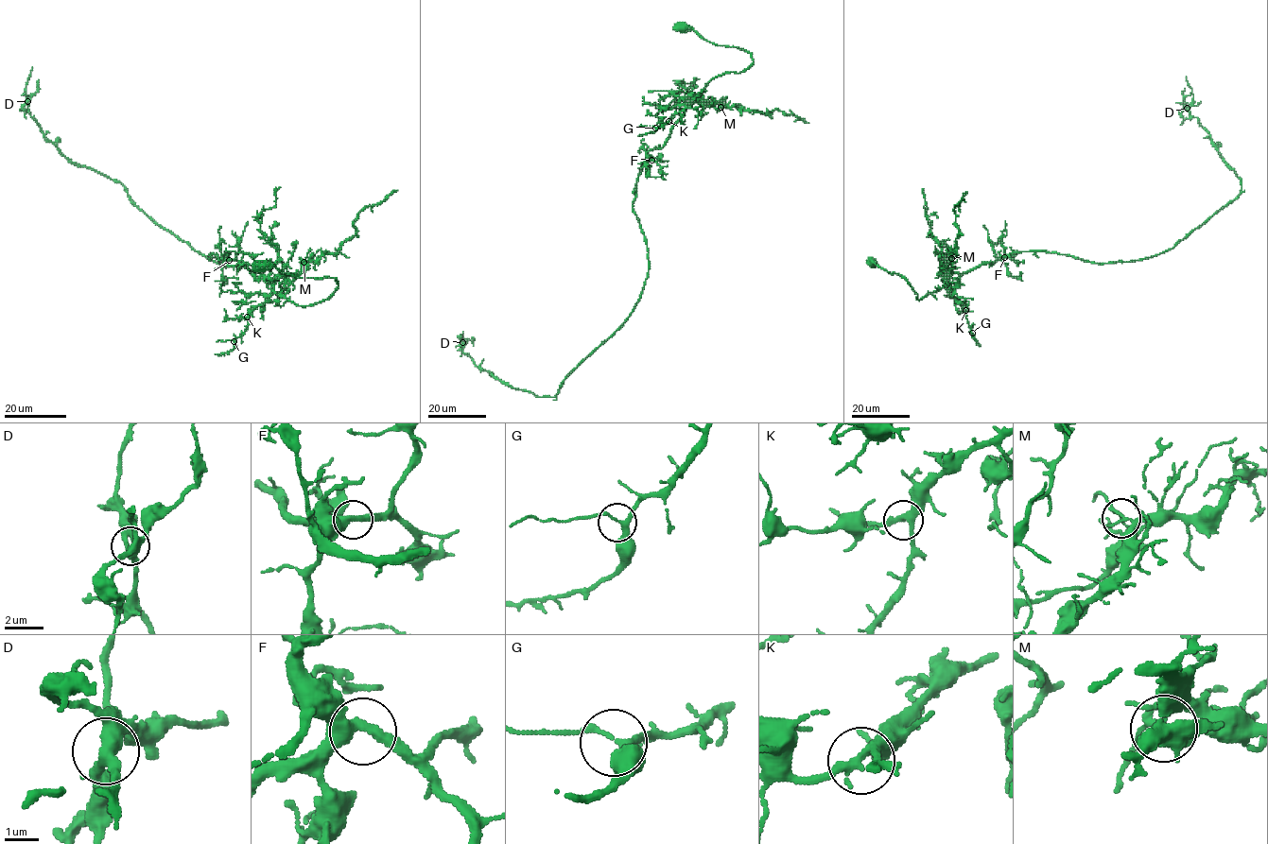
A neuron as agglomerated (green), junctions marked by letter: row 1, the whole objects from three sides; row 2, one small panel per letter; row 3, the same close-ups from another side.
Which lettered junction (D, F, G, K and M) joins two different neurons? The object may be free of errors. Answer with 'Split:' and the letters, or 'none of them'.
Split: M

